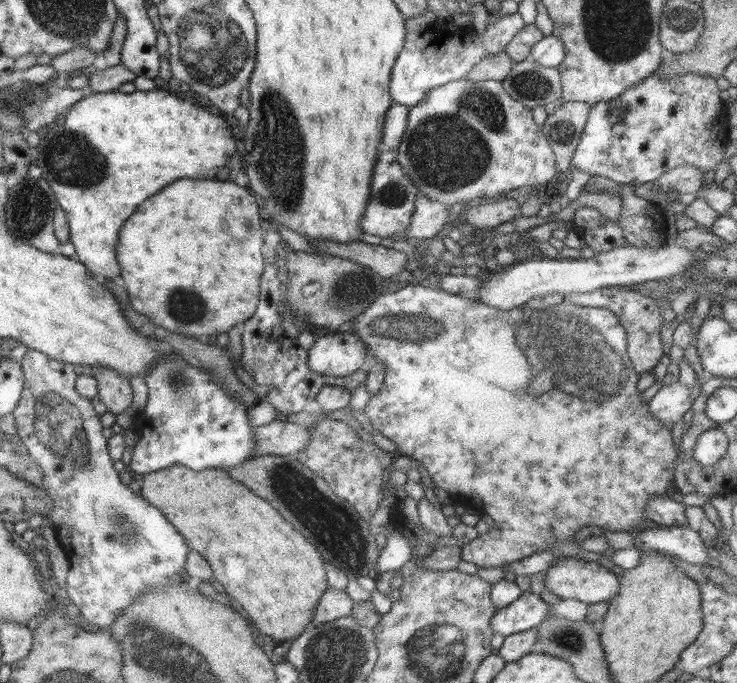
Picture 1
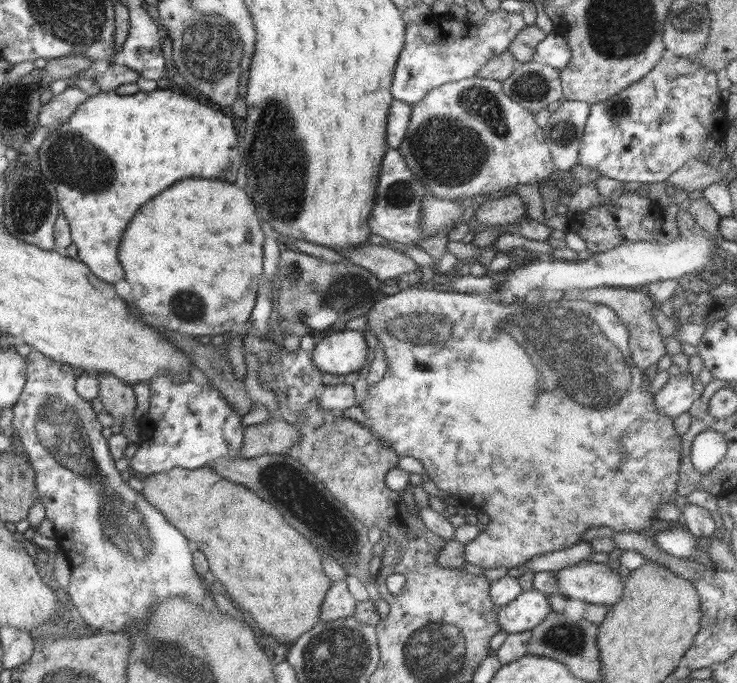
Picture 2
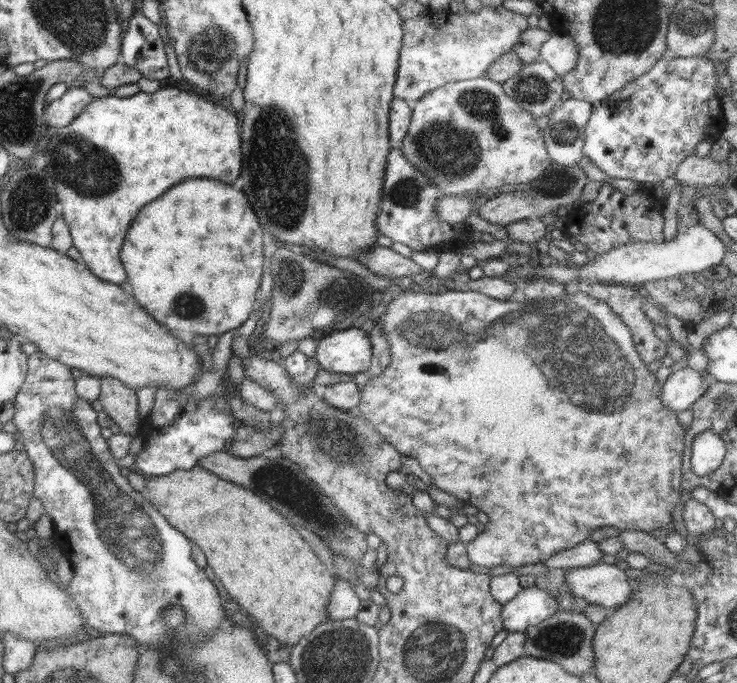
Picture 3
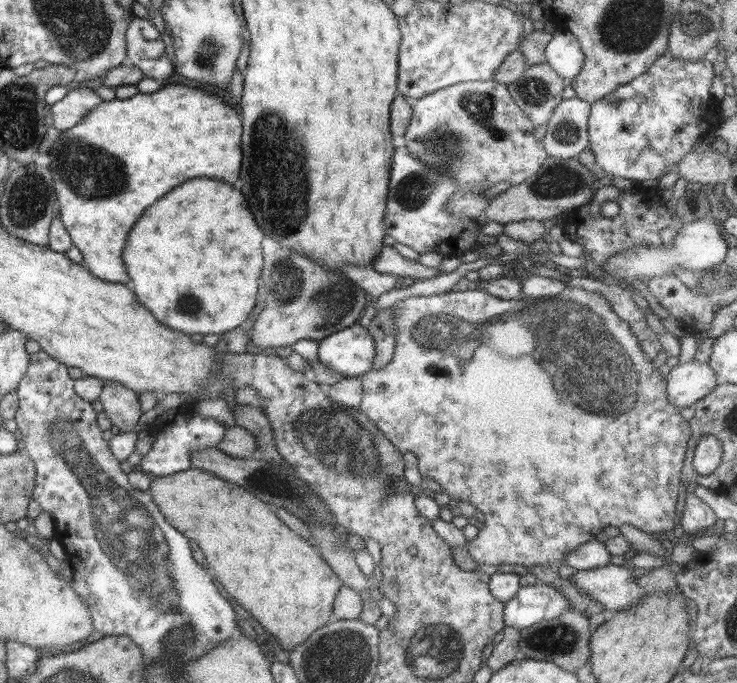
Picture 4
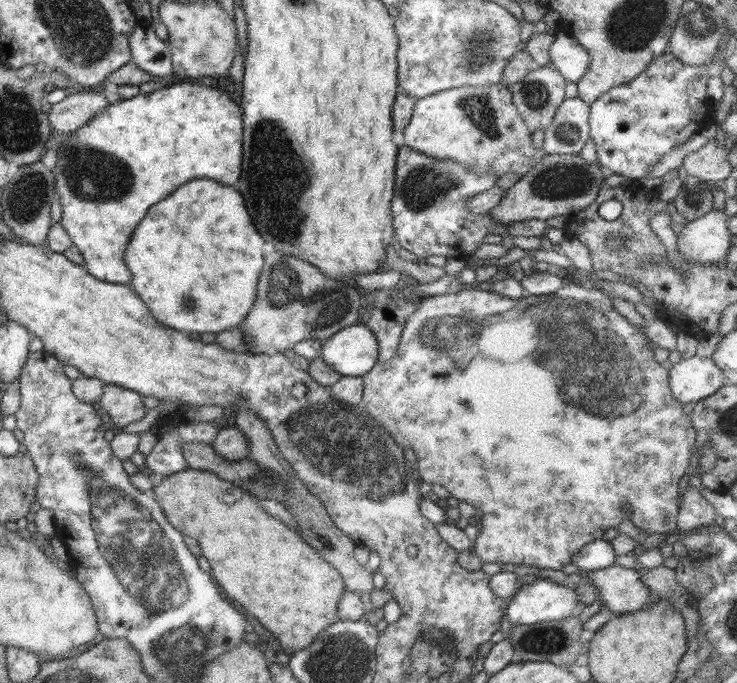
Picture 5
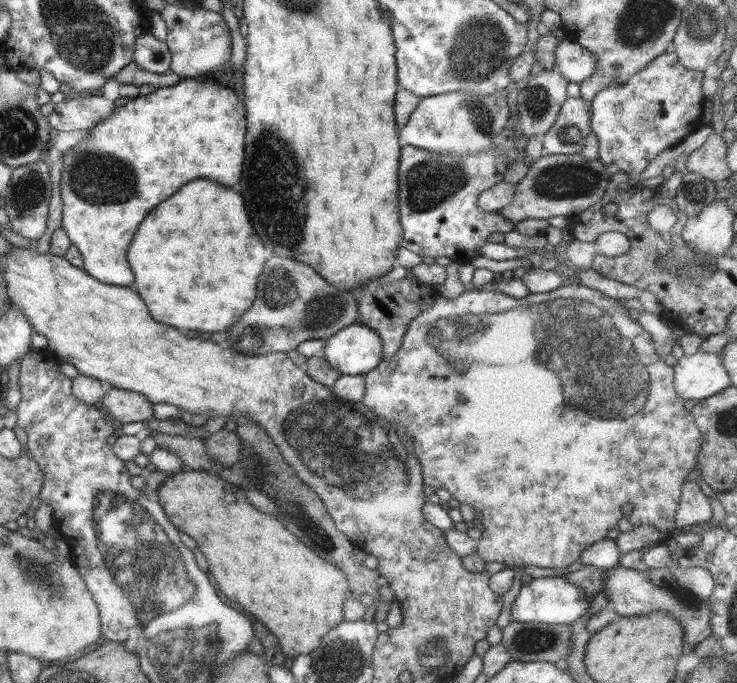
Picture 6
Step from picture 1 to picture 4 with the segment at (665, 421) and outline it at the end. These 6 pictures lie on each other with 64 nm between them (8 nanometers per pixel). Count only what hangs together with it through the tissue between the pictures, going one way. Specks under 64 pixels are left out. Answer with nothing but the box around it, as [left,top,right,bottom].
[665,361,719,409]

